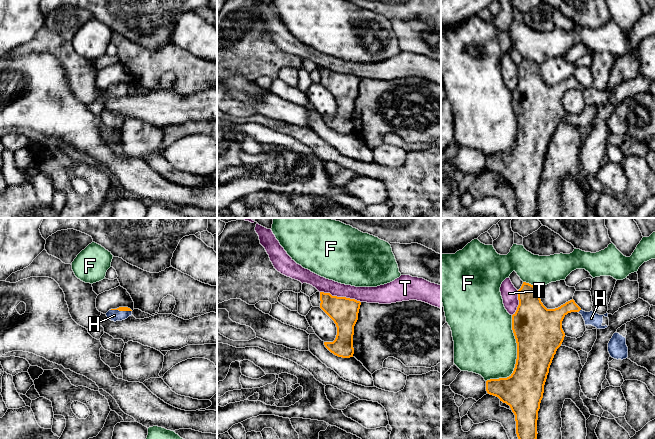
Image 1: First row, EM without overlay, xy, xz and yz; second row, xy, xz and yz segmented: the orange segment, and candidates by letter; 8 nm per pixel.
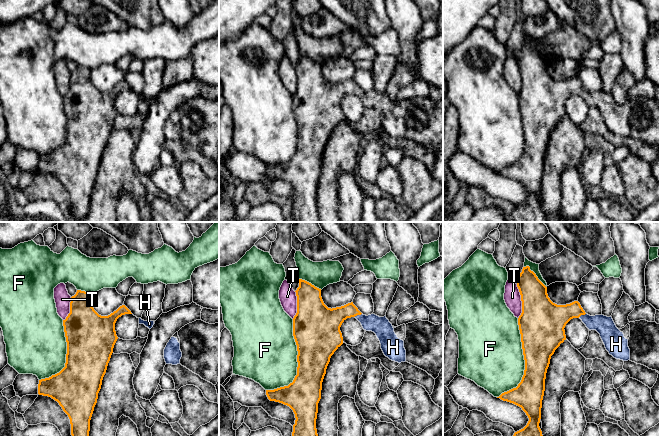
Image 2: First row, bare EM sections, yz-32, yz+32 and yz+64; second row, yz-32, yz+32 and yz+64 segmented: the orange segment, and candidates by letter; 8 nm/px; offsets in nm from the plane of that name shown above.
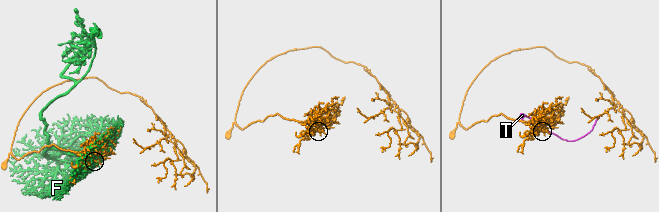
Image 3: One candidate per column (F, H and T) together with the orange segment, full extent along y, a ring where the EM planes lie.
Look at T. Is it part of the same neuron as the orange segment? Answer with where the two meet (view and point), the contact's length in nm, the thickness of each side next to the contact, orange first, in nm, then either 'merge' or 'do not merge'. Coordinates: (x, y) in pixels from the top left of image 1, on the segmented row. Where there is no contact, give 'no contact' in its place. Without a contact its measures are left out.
xz (340, 297) | 340 nm | 220/130 nm | do not merge

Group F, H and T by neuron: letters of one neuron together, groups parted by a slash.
F / H / T

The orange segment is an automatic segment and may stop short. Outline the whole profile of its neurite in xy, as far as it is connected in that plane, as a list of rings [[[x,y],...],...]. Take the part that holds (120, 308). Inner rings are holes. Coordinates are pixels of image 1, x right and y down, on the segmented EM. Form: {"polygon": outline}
{"polygon": [[[119,307],[117,309],[111,309],[106,313],[106,316],[111,321],[122,321],[132,315],[132,310],[128,307]]]}

